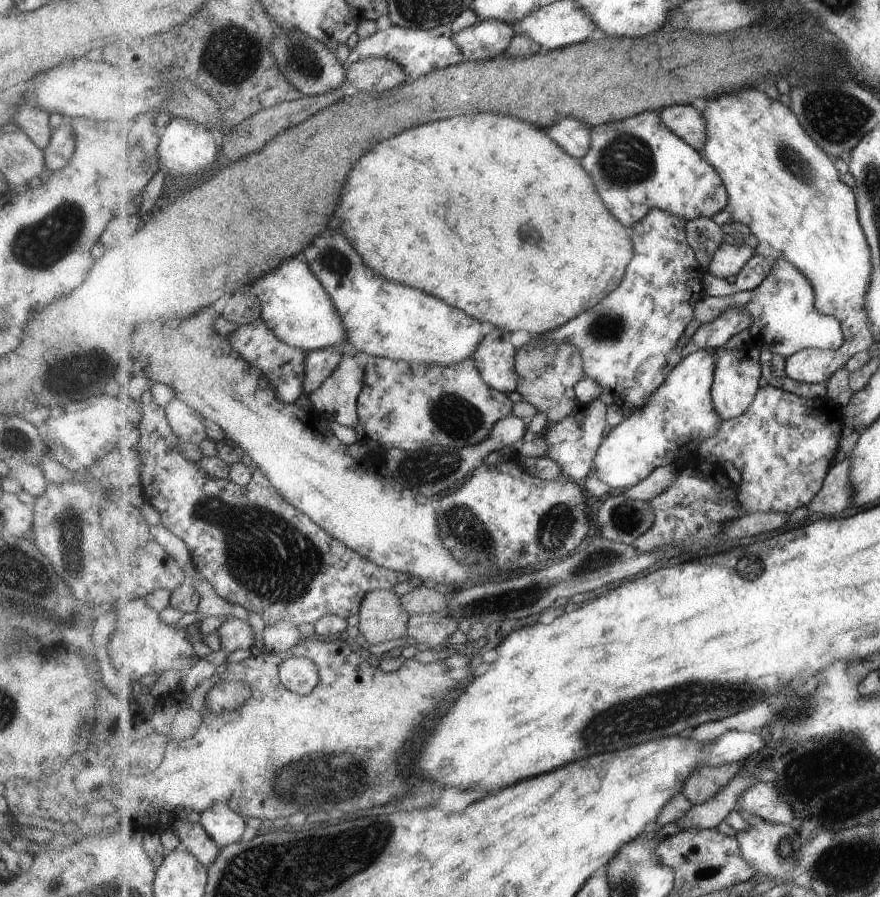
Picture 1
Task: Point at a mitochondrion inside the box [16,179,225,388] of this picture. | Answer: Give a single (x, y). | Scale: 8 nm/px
(94, 364)

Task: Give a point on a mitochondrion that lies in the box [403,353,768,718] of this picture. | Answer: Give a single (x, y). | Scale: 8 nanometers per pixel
(485, 603)

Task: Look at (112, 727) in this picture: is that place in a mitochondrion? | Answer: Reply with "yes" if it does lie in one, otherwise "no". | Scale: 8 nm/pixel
no

